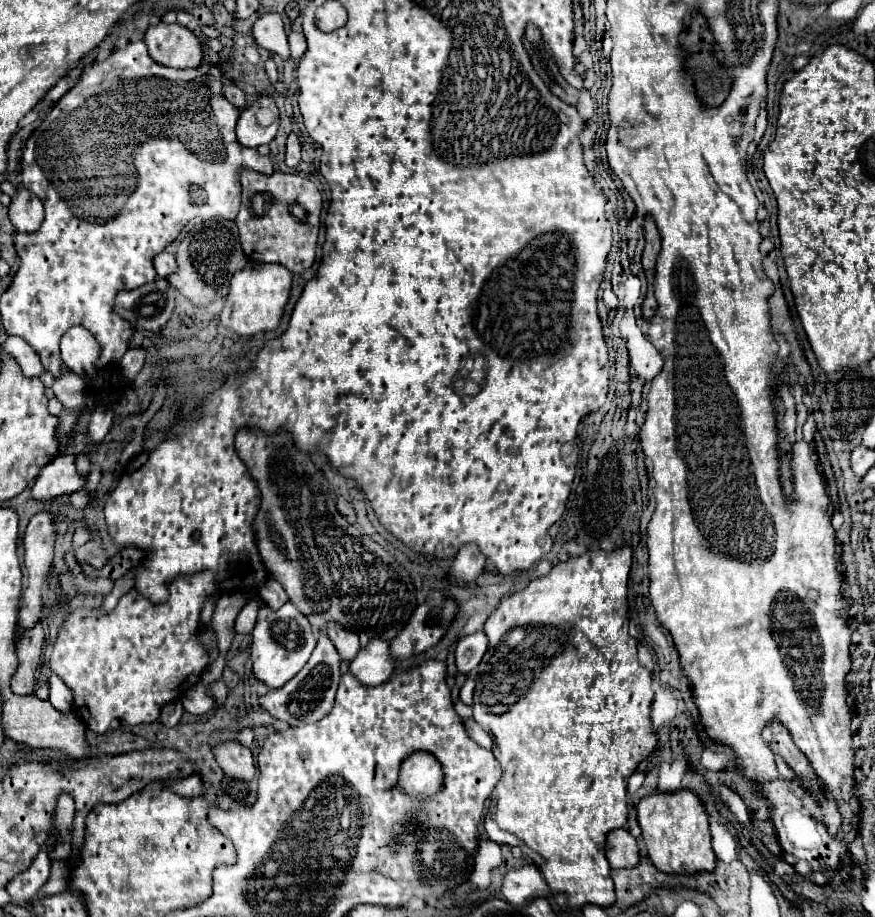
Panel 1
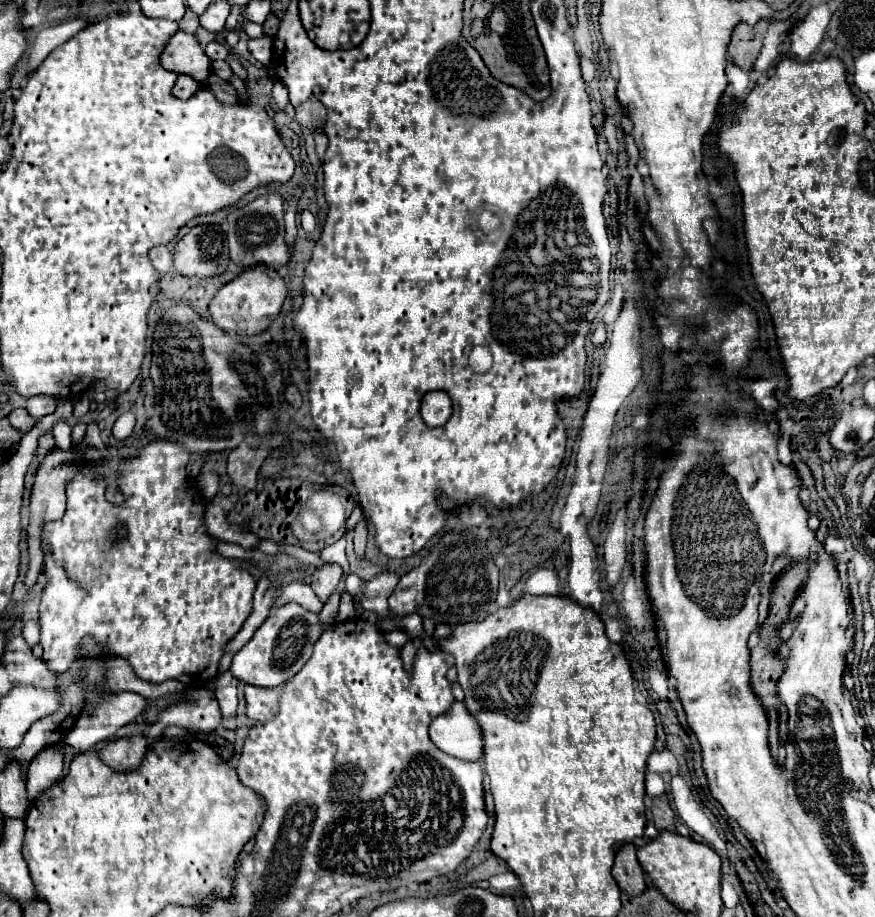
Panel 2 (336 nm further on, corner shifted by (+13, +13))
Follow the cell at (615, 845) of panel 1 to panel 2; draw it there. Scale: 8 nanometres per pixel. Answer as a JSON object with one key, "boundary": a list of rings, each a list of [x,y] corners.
{"boundary":[[[624,843],[616,851],[612,875],[618,883],[618,887],[626,893],[642,893],[646,889],[644,871],[636,859],[636,847],[632,843]]]}

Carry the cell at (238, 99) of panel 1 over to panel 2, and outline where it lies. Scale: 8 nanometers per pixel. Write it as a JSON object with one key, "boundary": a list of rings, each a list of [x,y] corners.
{"boundary":[[[178,75],[178,81],[176,81],[172,93],[178,99],[190,99],[198,89],[200,89],[198,81],[192,81],[192,77],[188,77],[188,75]]]}

